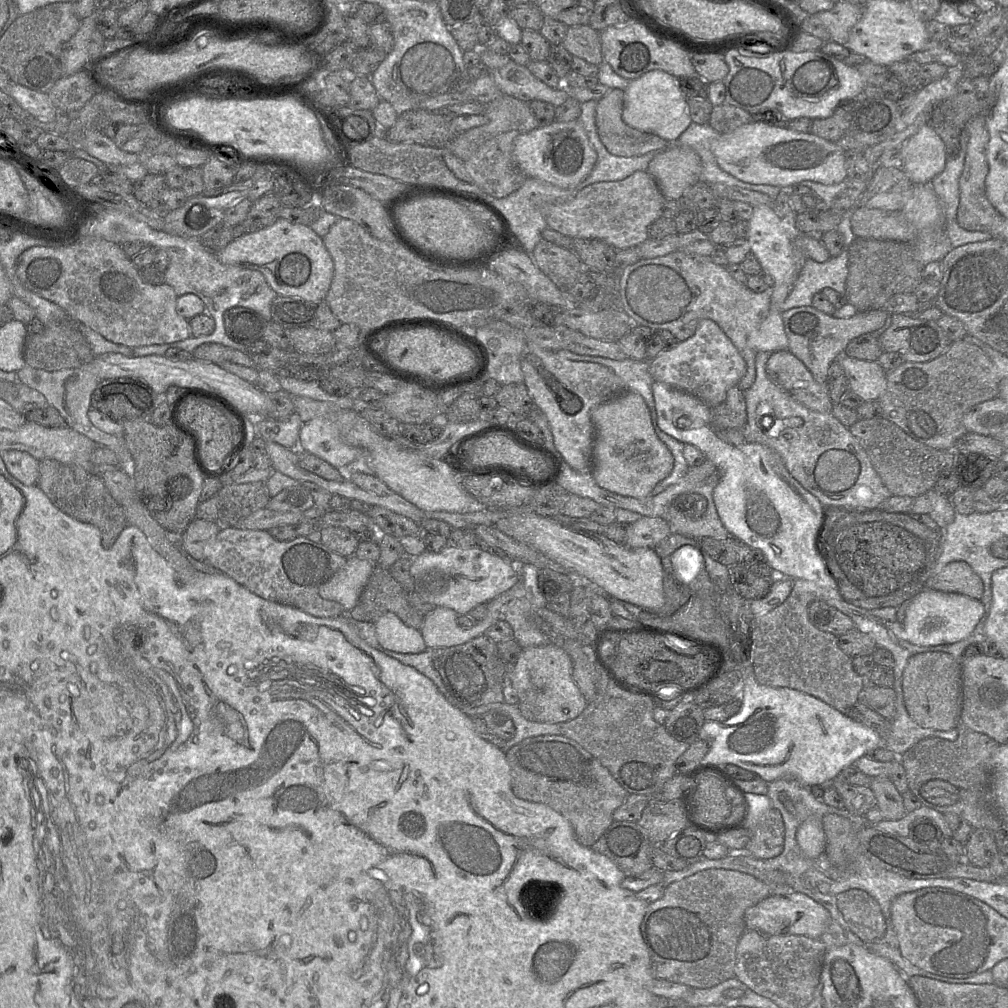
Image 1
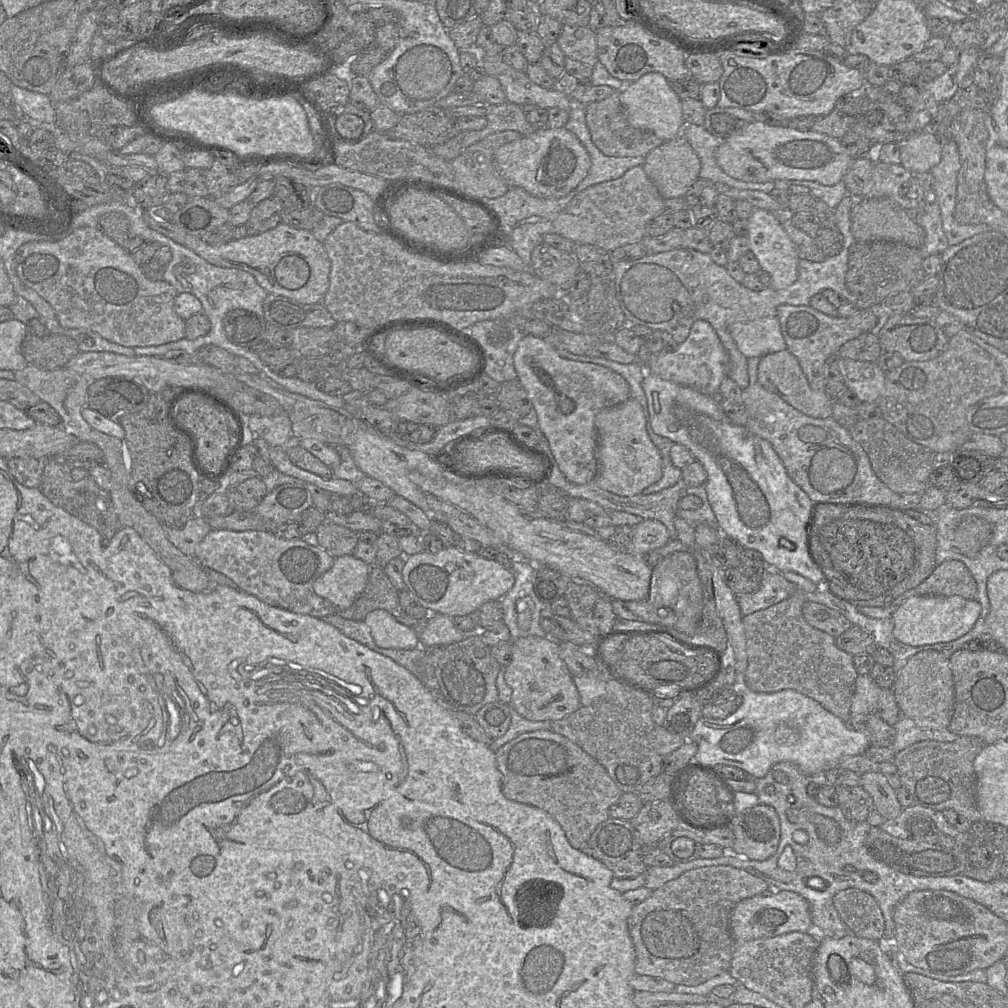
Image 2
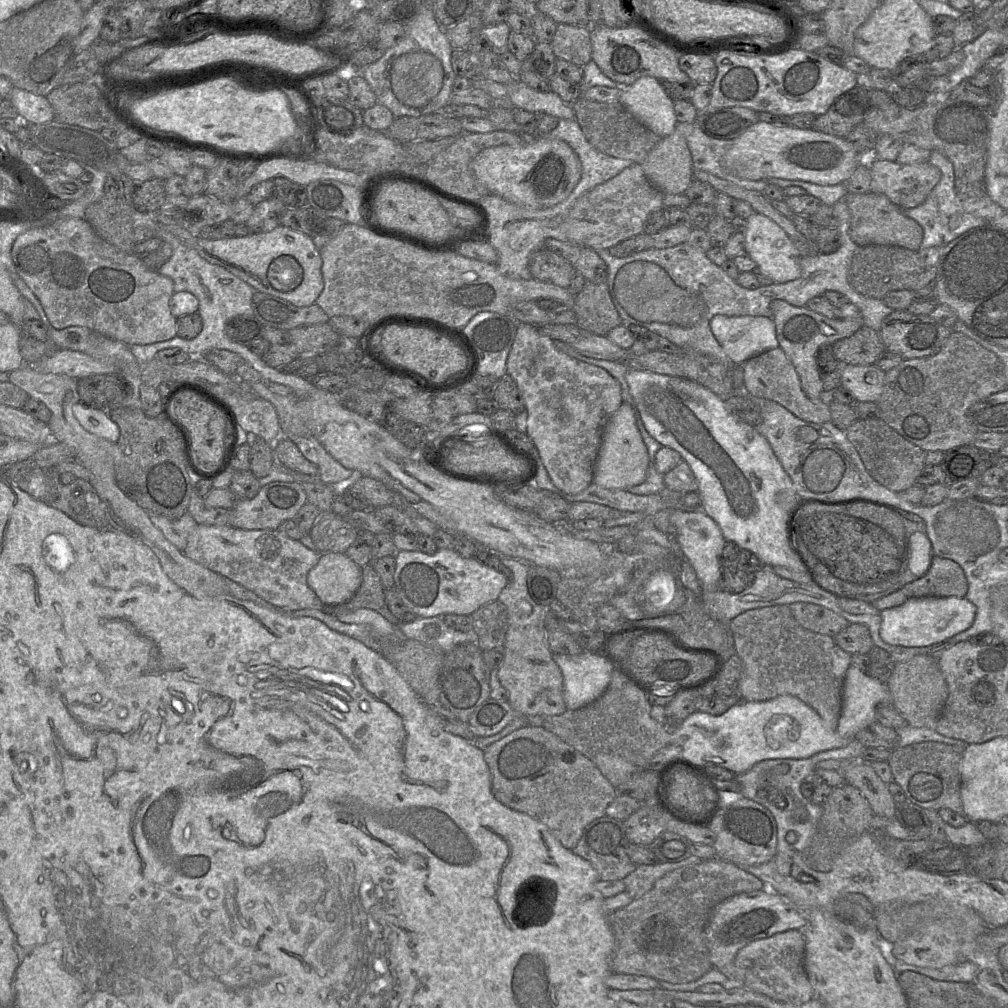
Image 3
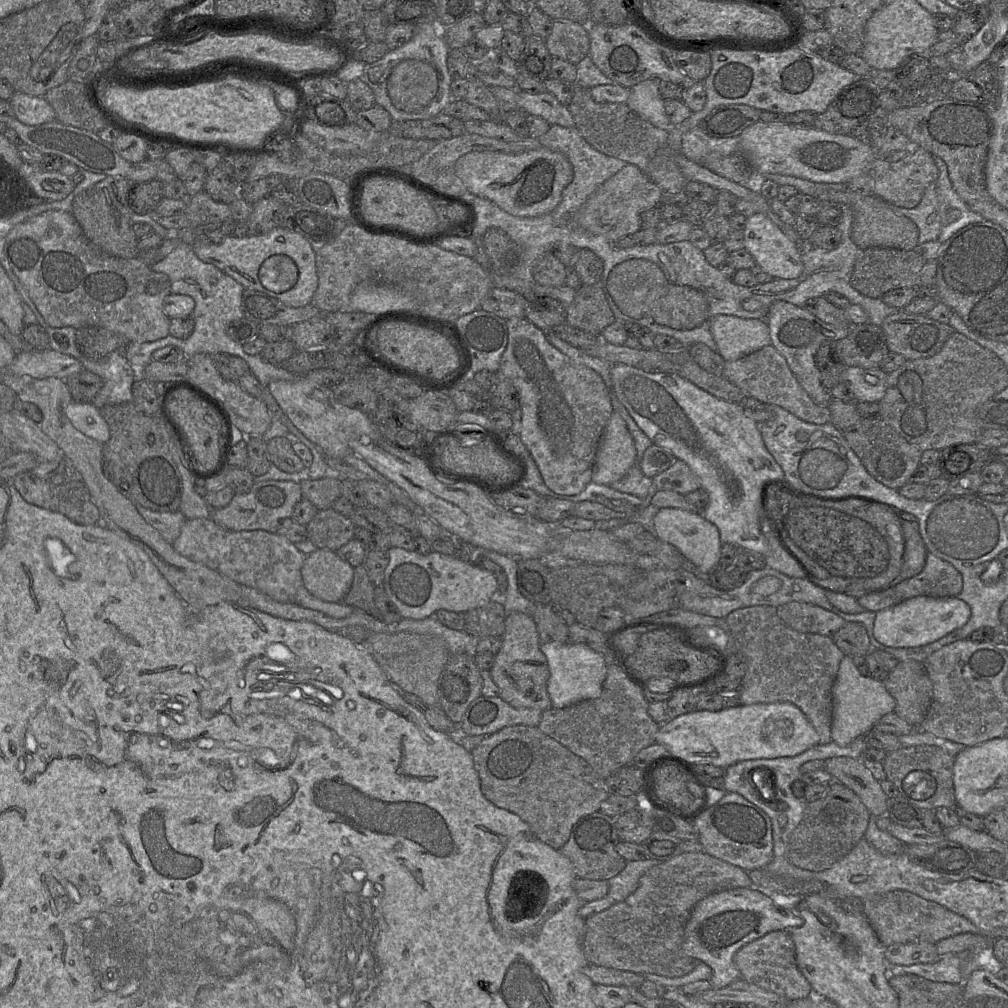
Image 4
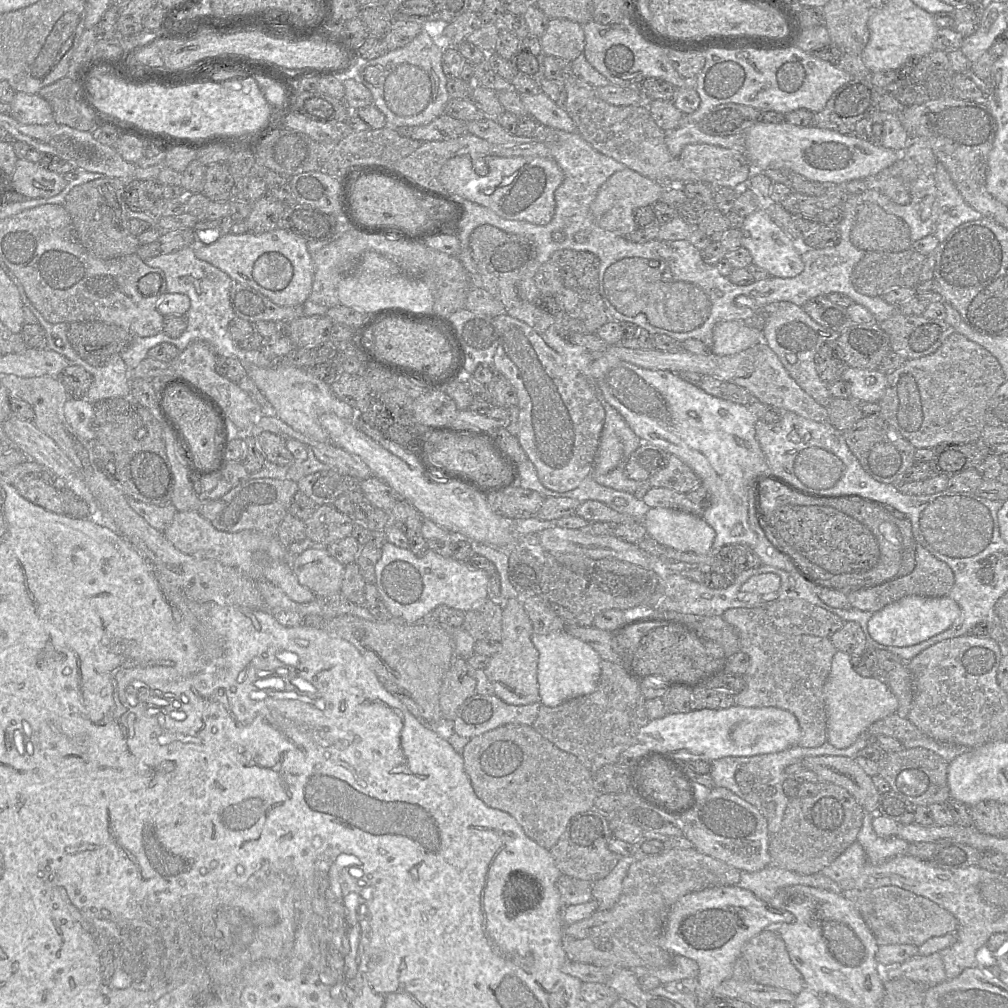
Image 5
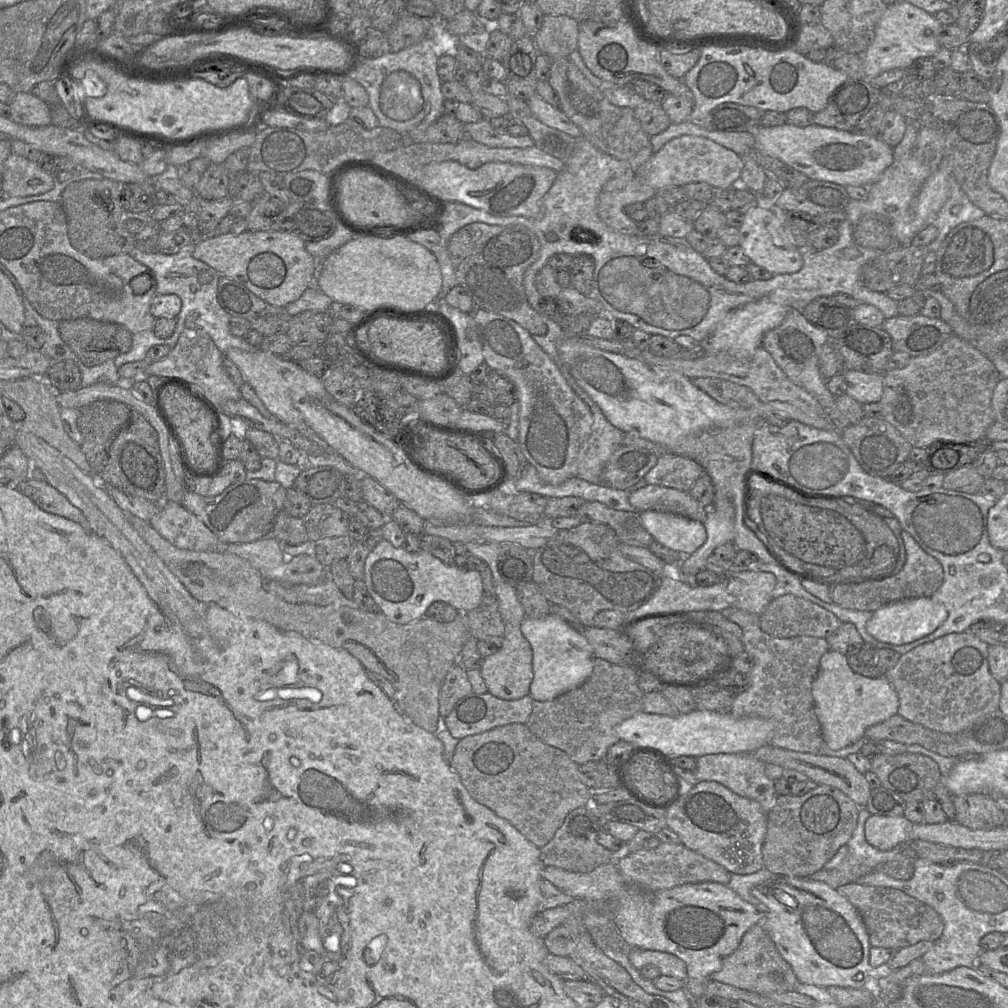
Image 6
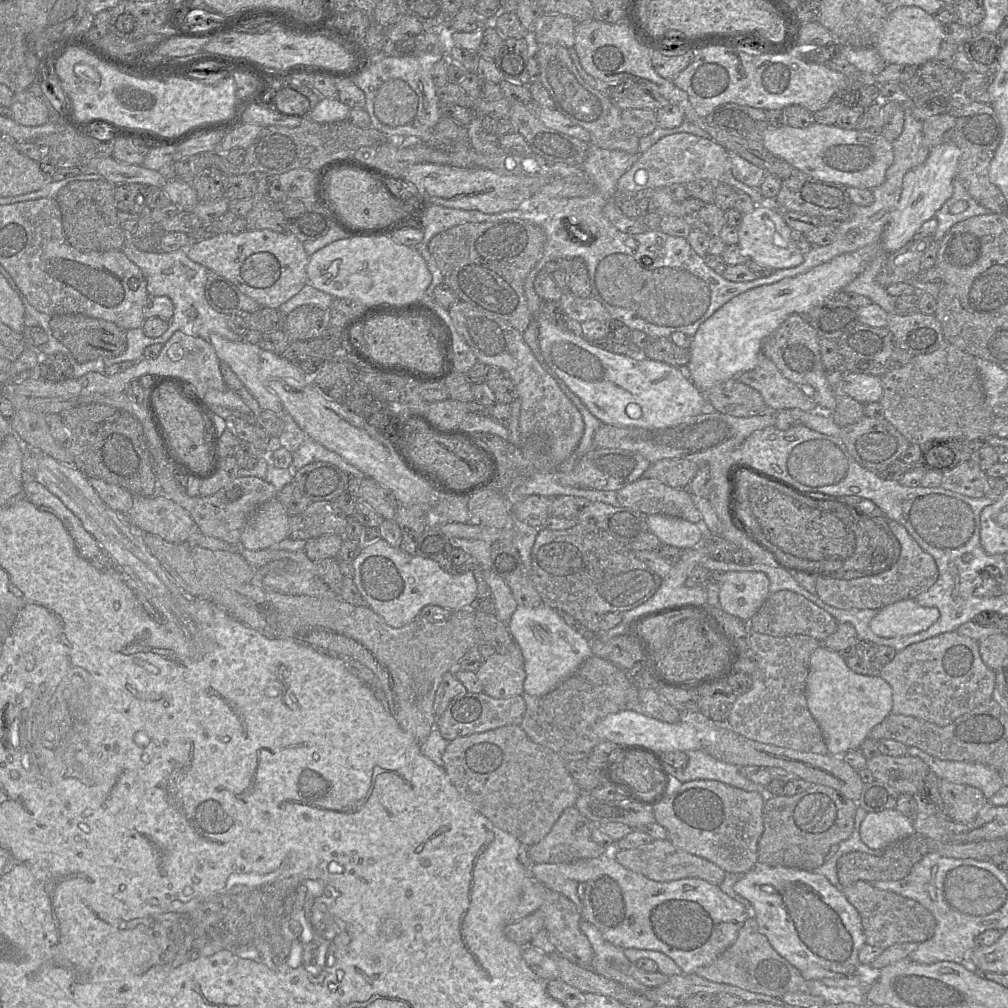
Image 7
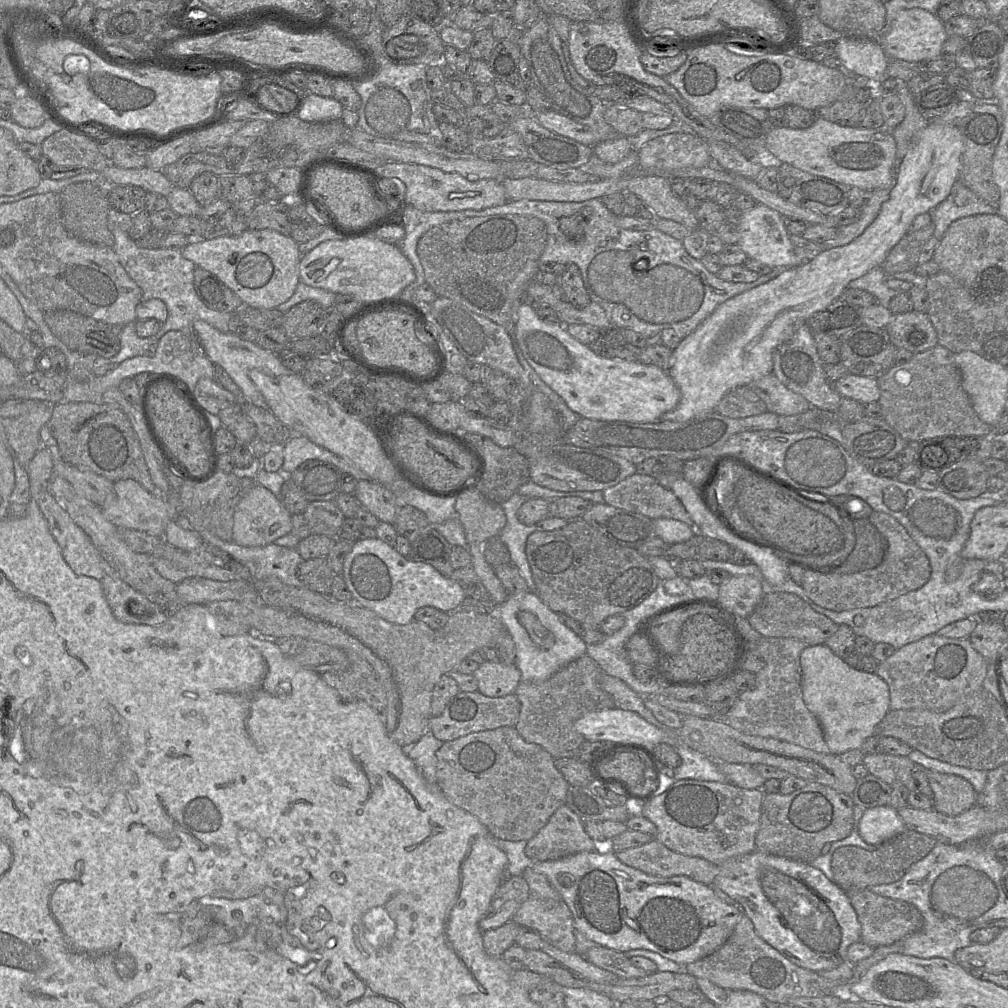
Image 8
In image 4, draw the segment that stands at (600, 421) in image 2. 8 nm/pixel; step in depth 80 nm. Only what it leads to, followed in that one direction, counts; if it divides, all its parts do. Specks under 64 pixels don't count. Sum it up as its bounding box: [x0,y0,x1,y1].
[592,412,636,485]

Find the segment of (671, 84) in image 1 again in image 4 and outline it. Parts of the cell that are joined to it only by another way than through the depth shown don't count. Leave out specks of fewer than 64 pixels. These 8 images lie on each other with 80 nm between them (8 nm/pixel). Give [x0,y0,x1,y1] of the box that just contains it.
[626,79,671,130]

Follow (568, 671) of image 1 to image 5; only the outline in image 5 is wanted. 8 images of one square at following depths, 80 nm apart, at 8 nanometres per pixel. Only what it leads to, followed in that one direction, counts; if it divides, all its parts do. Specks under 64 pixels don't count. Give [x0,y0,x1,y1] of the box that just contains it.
[483,598,540,705]

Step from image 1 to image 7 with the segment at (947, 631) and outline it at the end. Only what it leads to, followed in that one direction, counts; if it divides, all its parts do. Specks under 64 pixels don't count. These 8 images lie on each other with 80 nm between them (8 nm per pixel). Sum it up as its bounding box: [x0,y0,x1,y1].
[870,599,939,637]

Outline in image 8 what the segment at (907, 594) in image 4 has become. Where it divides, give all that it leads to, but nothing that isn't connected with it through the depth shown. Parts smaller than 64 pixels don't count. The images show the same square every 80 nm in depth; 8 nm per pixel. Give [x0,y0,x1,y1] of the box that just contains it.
[801,511,931,612]

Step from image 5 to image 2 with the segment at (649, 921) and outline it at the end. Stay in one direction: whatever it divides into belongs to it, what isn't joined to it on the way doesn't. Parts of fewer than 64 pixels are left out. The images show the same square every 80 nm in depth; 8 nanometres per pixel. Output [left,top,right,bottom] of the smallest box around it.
[628,865,768,986]

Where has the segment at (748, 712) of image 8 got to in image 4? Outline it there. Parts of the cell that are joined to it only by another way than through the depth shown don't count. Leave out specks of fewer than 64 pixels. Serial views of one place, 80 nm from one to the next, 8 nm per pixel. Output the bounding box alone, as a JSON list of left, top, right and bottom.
[725,606,845,744]

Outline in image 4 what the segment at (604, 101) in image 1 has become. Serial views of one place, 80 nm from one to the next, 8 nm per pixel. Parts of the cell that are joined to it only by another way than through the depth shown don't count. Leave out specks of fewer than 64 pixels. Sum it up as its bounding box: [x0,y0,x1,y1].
[567,85,668,174]

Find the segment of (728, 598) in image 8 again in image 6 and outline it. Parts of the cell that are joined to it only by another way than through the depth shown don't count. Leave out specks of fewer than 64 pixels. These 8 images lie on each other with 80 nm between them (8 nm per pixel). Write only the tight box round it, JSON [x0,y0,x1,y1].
[721,569,776,615]

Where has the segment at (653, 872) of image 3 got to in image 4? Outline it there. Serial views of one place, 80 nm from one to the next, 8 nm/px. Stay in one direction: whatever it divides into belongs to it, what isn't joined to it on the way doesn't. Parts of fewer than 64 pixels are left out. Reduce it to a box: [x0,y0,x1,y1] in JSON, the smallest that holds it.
[607,858,660,904]

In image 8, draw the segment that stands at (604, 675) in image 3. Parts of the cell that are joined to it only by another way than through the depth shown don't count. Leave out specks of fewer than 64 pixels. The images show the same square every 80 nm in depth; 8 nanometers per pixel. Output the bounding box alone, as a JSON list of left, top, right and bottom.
[496,591,586,683]

